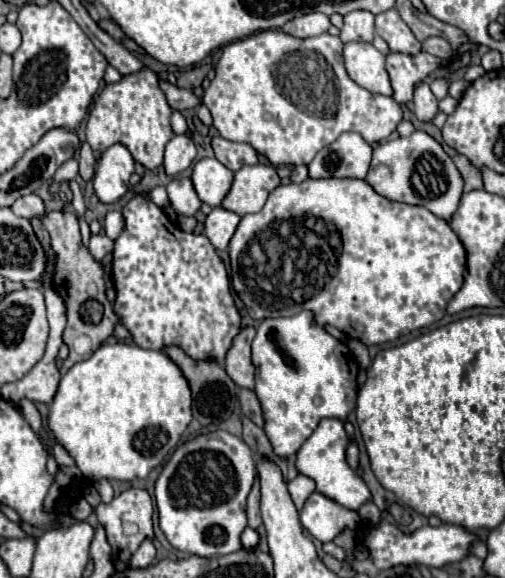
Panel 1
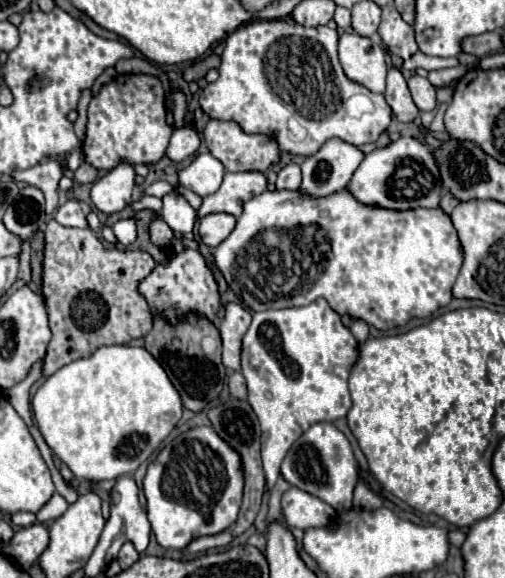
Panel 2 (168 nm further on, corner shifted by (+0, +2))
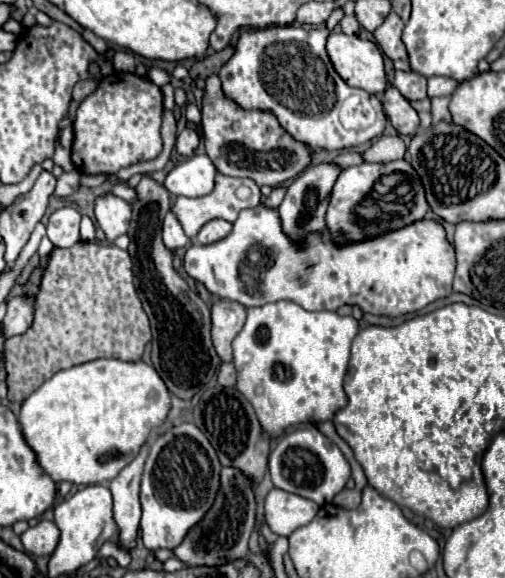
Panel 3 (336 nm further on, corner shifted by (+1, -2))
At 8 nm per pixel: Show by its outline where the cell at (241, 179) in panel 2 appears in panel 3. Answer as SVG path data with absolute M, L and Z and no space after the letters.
M218 174L216 176L216 186L210 194L202 196L202 198L176 198L172 202L172 212L178 216L184 232L194 238L198 234L198 230L214 220L214 218L222 218L222 220L228 220L228 222L234 222L238 218L238 212L244 210L244 208L252 208L252 206L258 206L262 202L262 192L260 192L260 186L256 182L252 182L250 178L232 178L232 176L224 176L224 174Z

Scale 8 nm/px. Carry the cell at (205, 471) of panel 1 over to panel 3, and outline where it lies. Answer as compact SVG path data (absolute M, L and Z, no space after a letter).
M182 422L158 436L150 448L144 474L142 474L142 542L148 550L176 548L184 542L192 526L196 526L204 514L212 508L220 490L222 464L216 450L198 426Z

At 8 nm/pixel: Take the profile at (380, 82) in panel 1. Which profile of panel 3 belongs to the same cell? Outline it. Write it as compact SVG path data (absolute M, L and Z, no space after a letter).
M330 32L326 50L328 50L328 56L330 56L336 72L342 76L342 80L348 86L362 88L362 90L366 90L370 94L382 94L386 90L384 58L382 58L380 48L374 42L364 40L360 36L348 36L344 32Z

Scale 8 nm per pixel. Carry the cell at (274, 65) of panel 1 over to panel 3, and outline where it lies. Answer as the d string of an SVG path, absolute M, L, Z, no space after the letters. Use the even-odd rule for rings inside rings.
M292 24L242 30L234 46L234 56L218 72L224 96L244 110L272 112L294 140L310 148L342 150L382 136L386 126L382 102L372 94L348 86L338 76L326 52L328 34L328 28L304 30ZM354 94L358 94L356 120L354 124L344 124L340 120L342 104Z

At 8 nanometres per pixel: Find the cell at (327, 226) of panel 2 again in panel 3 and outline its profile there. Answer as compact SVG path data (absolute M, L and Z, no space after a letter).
M258 204L256 208L242 210L232 232L220 242L208 246L192 244L186 250L184 268L212 294L240 302L246 308L264 306L278 300L292 300L306 310L338 310L340 306L350 304L358 306L364 314L398 318L418 312L438 298L452 294L452 278L456 270L454 254L454 246L446 240L446 230L438 220L416 220L404 228L360 242L334 242L332 238L324 238L322 232L312 232L302 244L298 244L288 234L284 234L278 210Z

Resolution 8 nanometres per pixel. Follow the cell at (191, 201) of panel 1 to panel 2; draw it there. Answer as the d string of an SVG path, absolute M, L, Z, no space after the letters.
M171 192L163 198L161 216L169 224L169 228L179 234L187 234L195 226L195 210L189 206L189 202L183 196L179 196L175 192Z

